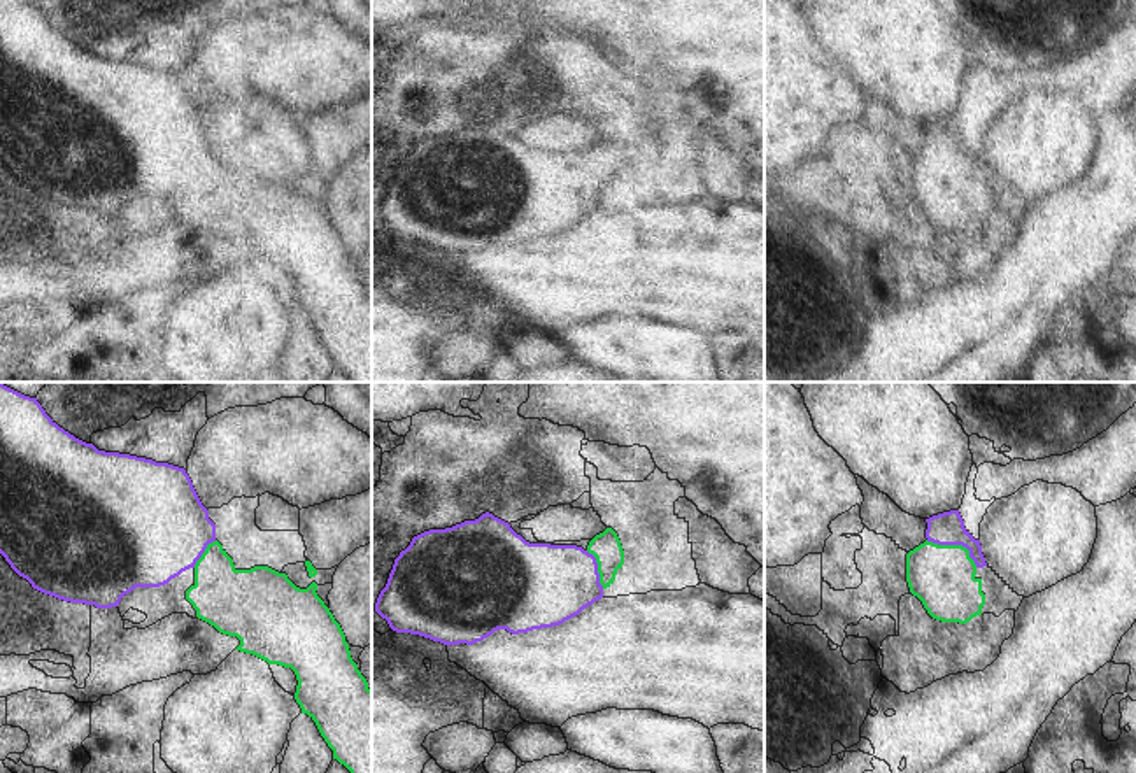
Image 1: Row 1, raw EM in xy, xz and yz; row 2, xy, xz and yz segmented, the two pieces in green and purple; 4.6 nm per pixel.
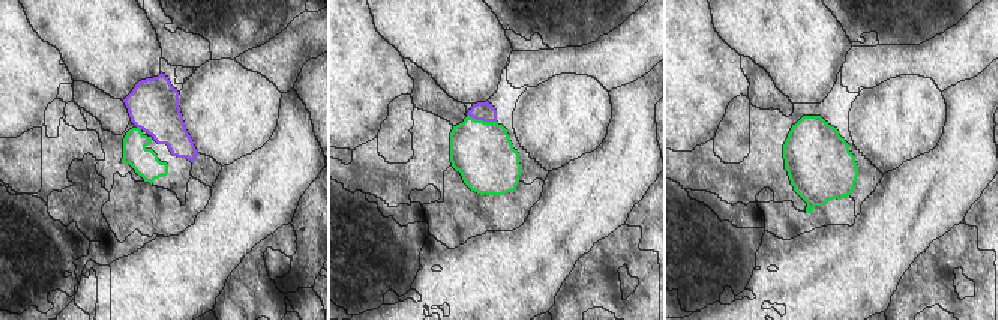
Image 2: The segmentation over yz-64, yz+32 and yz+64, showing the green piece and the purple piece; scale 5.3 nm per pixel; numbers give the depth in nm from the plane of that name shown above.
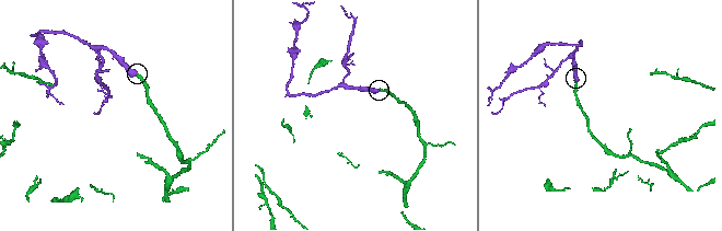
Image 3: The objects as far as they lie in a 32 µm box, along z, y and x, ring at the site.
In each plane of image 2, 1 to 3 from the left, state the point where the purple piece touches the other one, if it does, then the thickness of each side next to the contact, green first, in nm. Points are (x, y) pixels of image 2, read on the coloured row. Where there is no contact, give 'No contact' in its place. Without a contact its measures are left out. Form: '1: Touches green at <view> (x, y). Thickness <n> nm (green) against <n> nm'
1: Touches green at yz-64 (138, 128). Thickness 140 nm (green) against 280 nm
2: Touches green at yz+32 (482, 120). Thickness 320 nm (green) against 100 nm
3: No contact

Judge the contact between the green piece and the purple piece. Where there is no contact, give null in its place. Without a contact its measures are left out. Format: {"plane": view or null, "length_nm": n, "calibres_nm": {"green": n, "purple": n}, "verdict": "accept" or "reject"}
{"plane": "yz", "length_nm": 260, "calibres_nm": {"green": 300, "purple": 150}, "verdict": "accept"}

